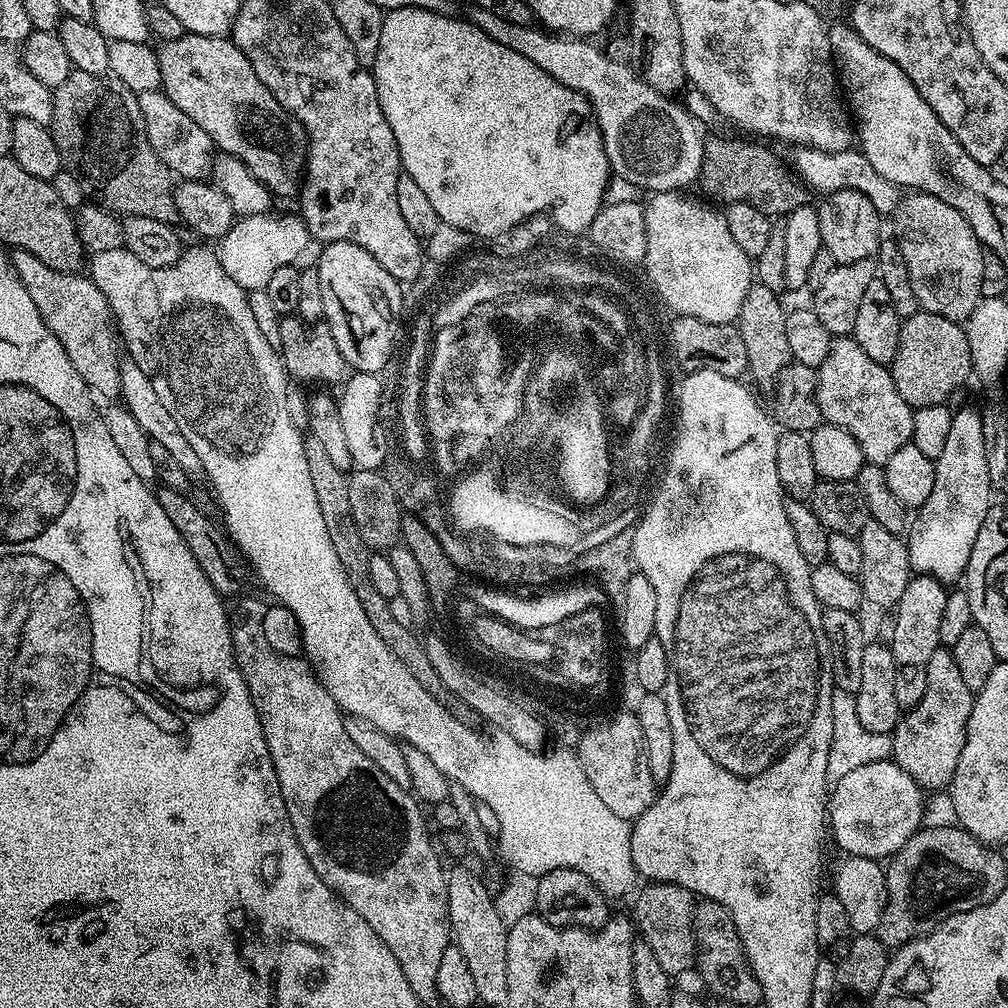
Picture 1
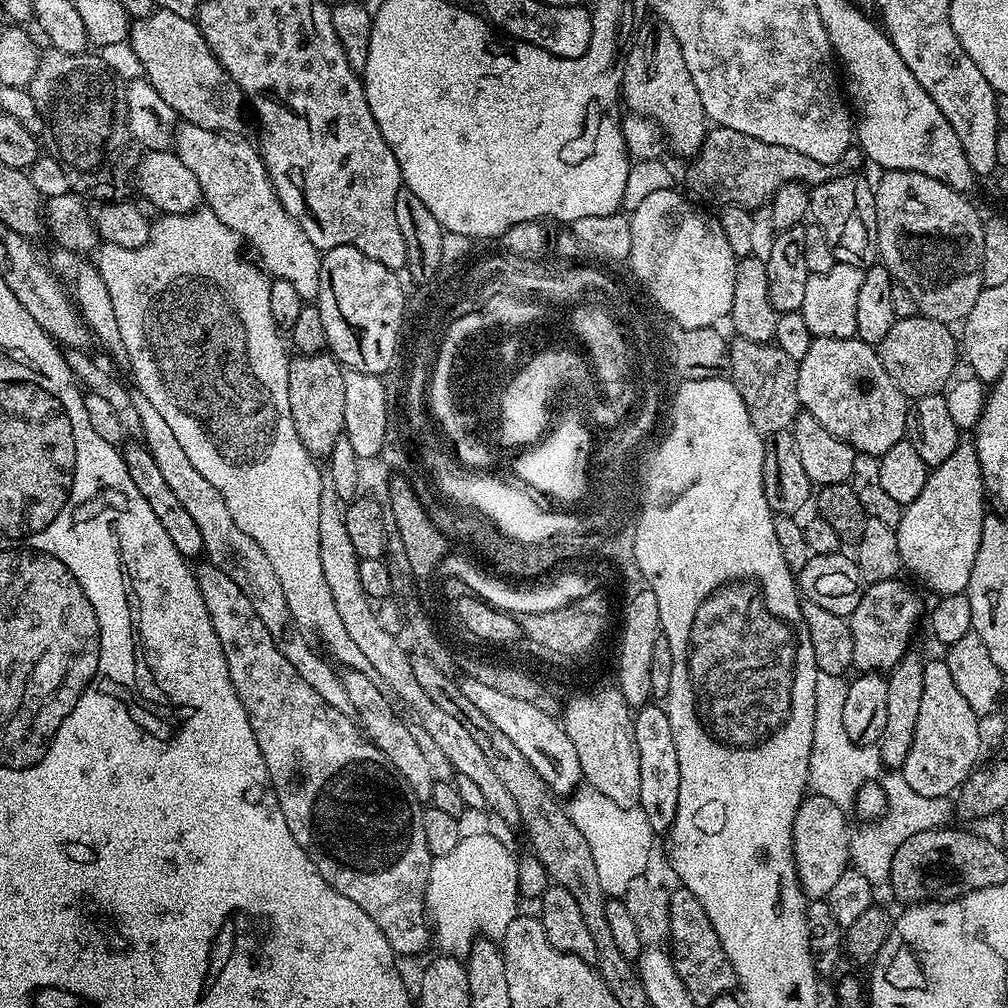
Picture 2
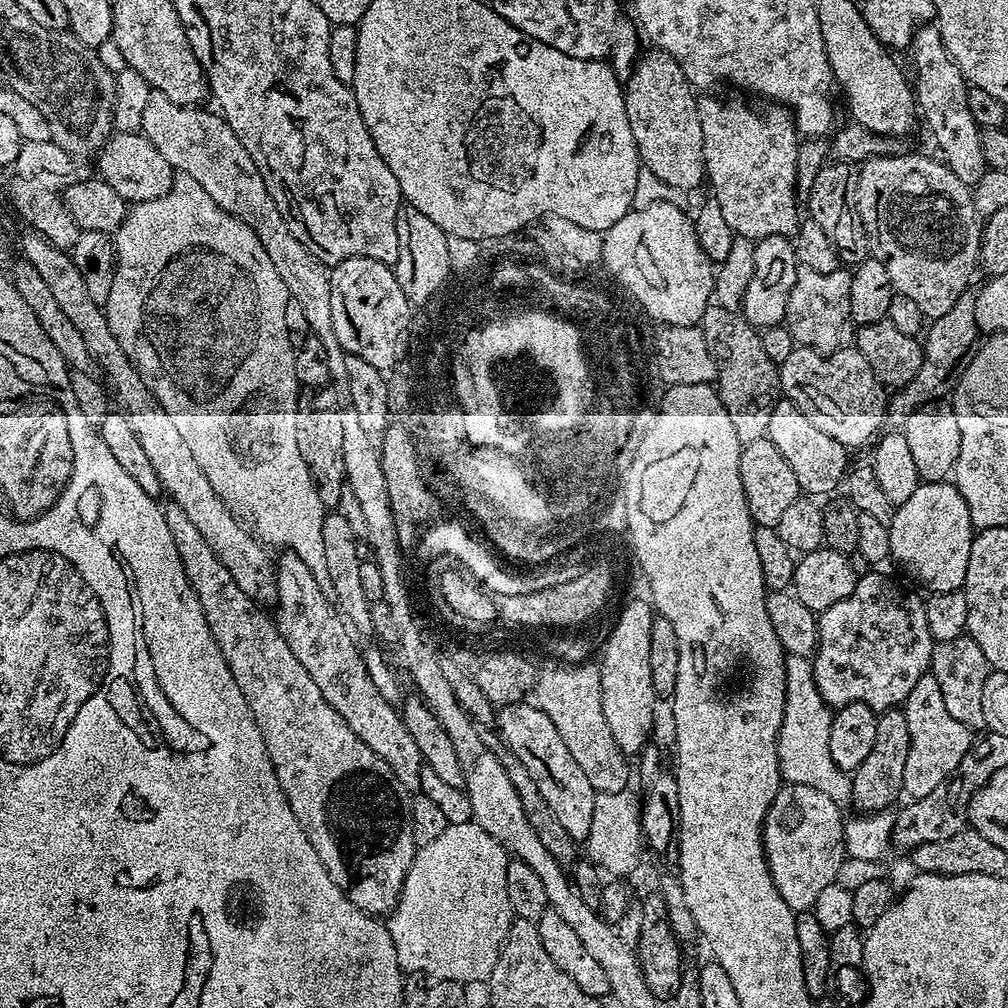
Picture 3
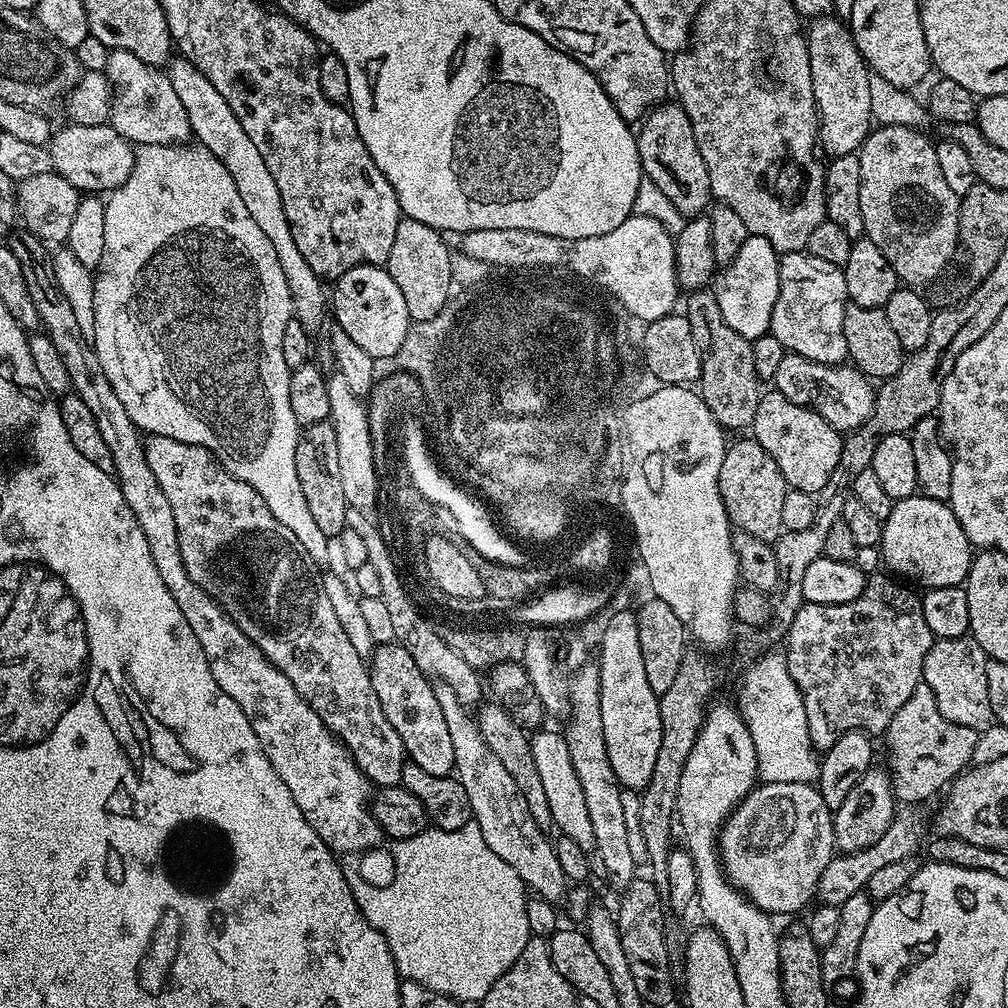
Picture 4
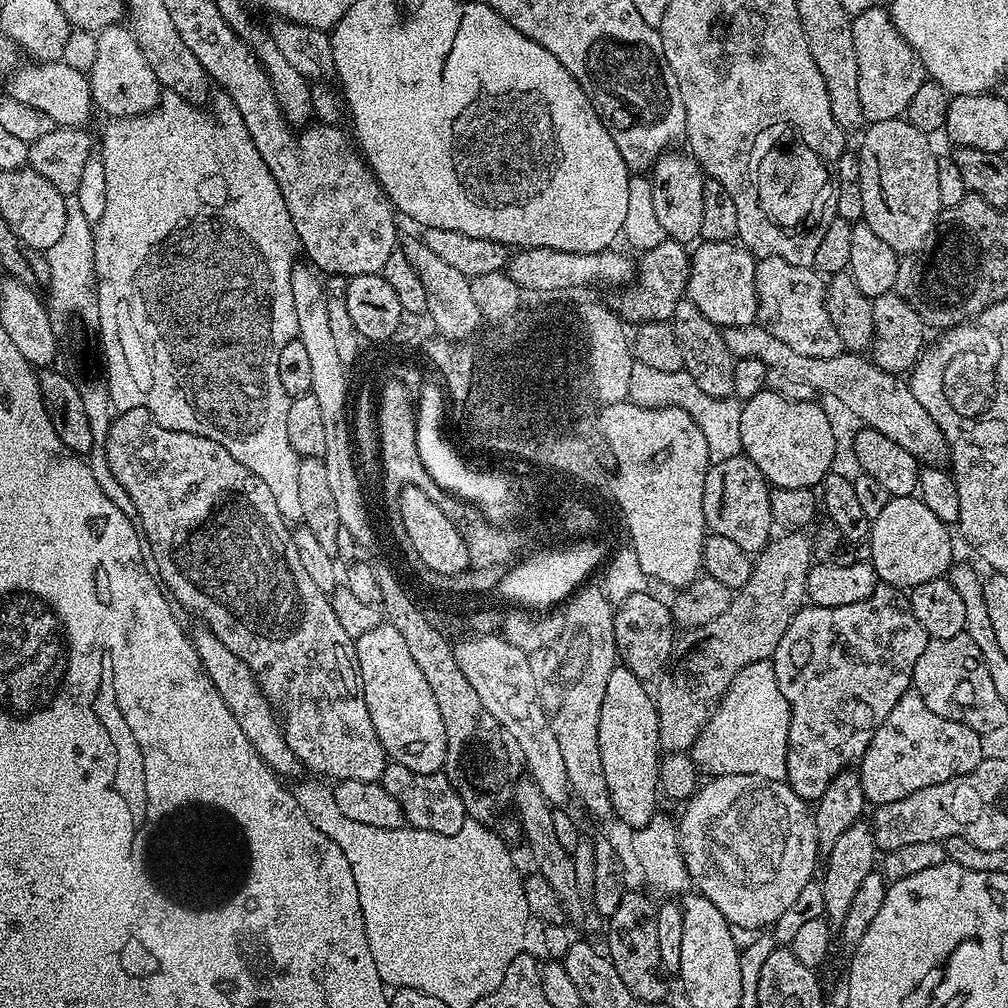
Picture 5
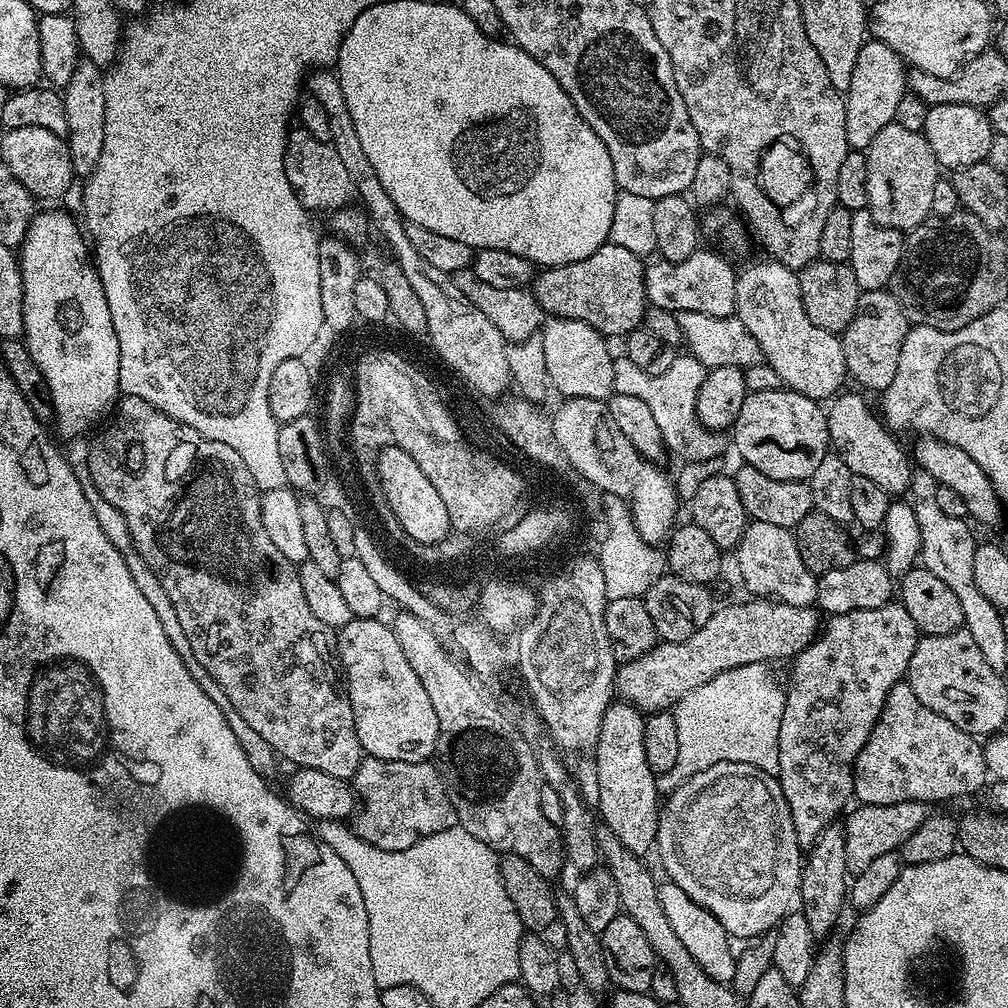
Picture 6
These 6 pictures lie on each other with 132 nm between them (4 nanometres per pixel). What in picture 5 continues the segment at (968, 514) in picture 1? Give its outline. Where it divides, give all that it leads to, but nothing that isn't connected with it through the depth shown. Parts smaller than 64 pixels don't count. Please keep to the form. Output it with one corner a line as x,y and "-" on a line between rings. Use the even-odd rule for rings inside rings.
894,496
888,499
882,514
872,521
870,543
873,548
871,566
876,571
879,583
892,588
911,590
922,586
922,582
939,580
951,569
952,532
916,496

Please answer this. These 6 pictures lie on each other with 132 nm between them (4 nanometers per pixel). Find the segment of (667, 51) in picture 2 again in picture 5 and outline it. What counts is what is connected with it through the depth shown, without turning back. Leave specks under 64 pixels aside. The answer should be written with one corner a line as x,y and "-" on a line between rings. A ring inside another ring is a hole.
669,150
656,161
650,170
650,179
654,194
654,210
665,237
688,246
701,239
702,190
706,177
704,169
694,157
687,151
676,151

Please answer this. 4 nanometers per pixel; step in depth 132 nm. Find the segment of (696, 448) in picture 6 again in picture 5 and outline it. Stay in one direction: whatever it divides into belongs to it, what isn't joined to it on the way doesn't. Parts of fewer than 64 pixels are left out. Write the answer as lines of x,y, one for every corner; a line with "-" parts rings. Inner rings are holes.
635,361
630,374
629,401
643,408
680,408
686,409
695,424
706,437
708,458
712,464
717,464
741,455
741,410
742,406
734,398
716,399
703,393
694,378
684,369
664,371
652,369
645,363

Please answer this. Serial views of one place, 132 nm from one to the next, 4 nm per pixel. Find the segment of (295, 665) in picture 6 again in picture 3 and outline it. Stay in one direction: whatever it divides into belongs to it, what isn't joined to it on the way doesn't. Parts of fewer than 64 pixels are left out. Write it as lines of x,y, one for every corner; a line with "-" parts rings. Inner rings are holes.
284,550
279,555
280,564
275,565
274,623
281,638
290,646
294,658
306,668
306,674
314,678
314,686
318,686
322,698
342,716
346,726
390,766
397,785
404,790
419,789
424,759
414,738
410,738
410,730
406,730
403,715
378,694
363,664
361,649
356,649
353,633
330,599
325,585
312,577
310,568
293,552

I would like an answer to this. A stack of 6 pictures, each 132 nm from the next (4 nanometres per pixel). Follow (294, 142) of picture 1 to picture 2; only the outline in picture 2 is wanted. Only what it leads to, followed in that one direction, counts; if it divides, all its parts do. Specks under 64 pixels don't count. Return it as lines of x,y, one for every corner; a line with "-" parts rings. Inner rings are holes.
155,10
148,17
131,21
127,41
134,46
134,54
138,54
144,76
150,82
150,86
154,86
158,94
162,94
166,106
170,106
170,110
174,110
183,123
225,134
243,133
240,131
244,128
244,108
246,112
244,91
233,82
230,74
225,72
224,67
218,62
195,19
173,12

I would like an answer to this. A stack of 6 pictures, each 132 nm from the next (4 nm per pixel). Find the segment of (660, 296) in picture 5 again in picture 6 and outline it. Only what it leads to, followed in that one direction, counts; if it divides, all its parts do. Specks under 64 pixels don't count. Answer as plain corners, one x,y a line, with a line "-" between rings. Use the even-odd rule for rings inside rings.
611,242
598,246
590,258
582,258
578,262
563,264
557,268
544,268
533,279
530,291
549,317
576,319
590,325
605,338
617,336
623,338
644,323
644,313
648,304
648,295
644,289
646,283
646,264
641,257
635,256
631,250

